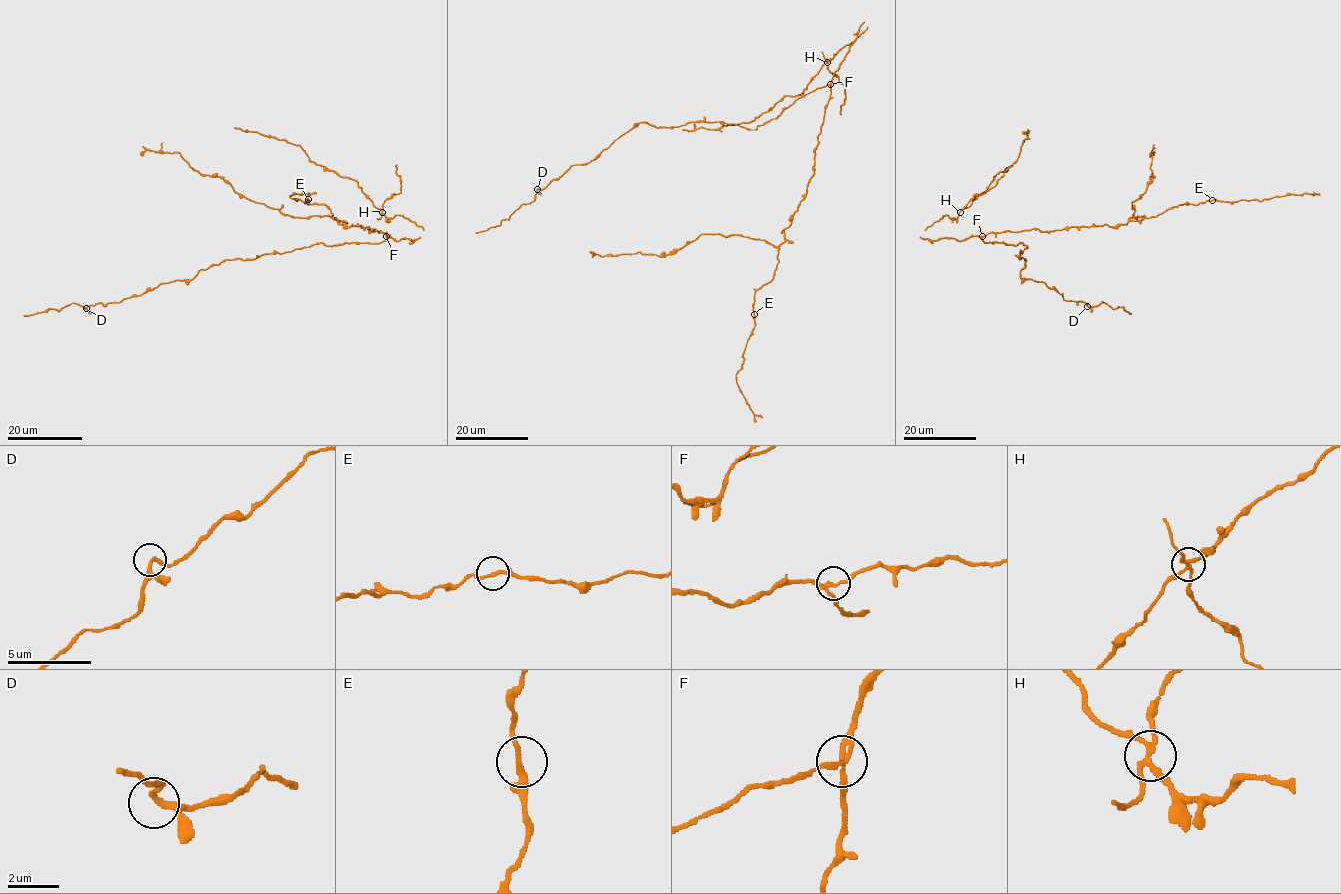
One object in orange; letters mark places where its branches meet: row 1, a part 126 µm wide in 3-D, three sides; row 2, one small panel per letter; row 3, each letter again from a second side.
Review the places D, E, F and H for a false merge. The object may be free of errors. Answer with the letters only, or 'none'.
H

